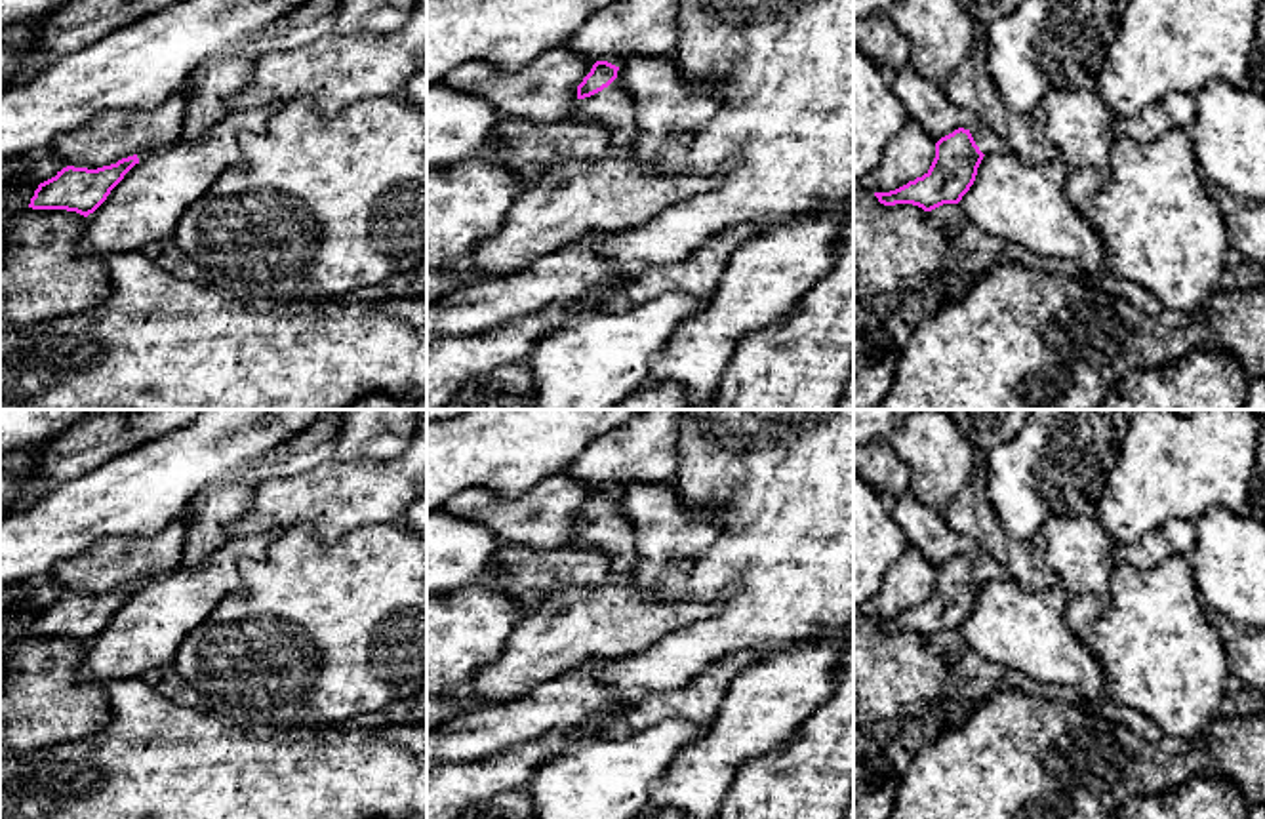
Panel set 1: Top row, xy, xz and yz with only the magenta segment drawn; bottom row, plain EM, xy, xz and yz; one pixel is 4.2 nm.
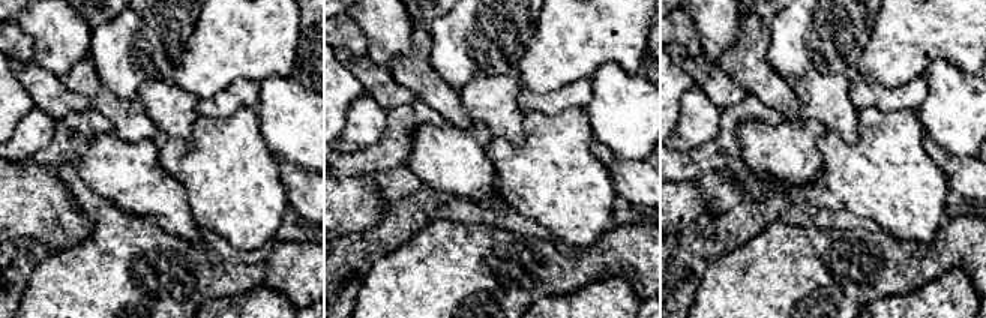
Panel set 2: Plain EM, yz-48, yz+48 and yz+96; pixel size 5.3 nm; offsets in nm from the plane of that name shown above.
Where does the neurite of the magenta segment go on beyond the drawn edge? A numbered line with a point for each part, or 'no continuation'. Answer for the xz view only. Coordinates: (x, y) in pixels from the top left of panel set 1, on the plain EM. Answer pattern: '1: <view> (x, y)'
1: xz (612, 534)

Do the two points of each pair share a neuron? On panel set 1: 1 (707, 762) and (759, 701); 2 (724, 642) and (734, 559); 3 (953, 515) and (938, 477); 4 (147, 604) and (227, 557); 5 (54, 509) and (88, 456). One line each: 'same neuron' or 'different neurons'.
1: same neuron
2: same neuron
3: different neurons
4: same neuron
5: different neurons

